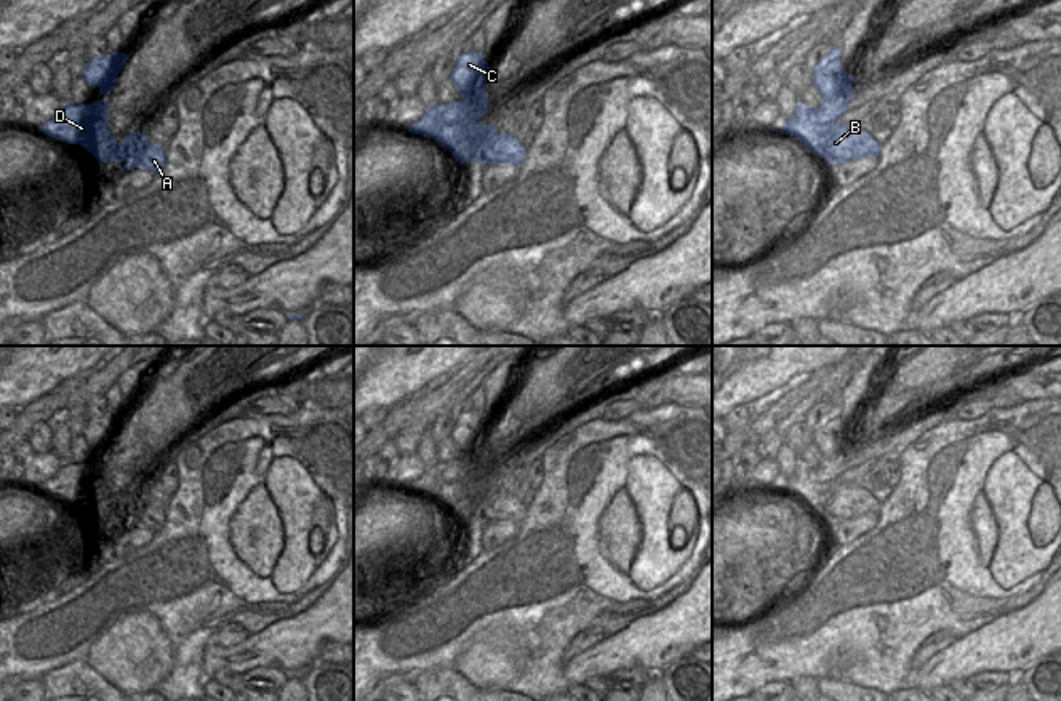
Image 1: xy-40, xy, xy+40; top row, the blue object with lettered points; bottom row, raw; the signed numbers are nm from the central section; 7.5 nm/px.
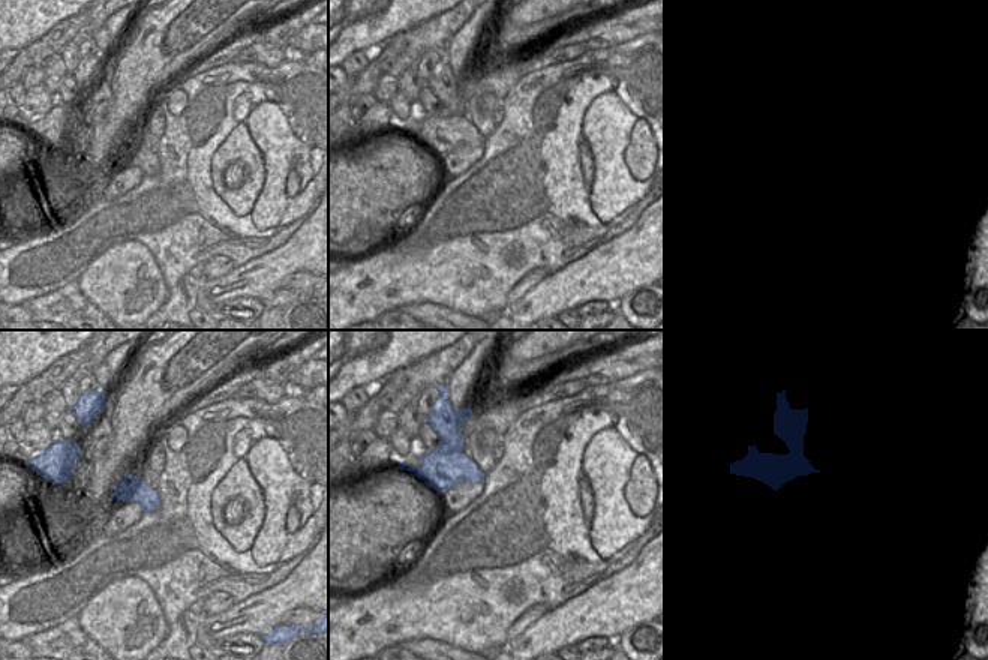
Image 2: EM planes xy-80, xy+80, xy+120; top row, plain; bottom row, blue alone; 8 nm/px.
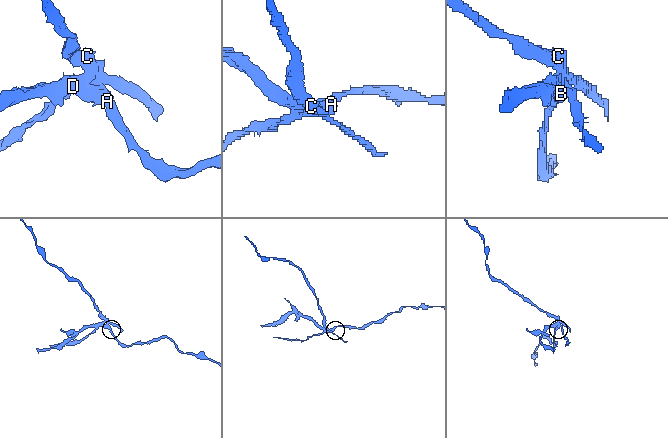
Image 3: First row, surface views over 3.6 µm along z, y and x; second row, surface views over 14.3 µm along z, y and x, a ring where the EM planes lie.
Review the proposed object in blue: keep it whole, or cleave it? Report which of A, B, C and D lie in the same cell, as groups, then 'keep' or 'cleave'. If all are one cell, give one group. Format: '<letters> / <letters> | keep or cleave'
A B D / C | cleave

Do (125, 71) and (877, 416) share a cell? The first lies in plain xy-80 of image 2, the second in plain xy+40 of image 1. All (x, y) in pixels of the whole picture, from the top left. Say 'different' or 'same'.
same

